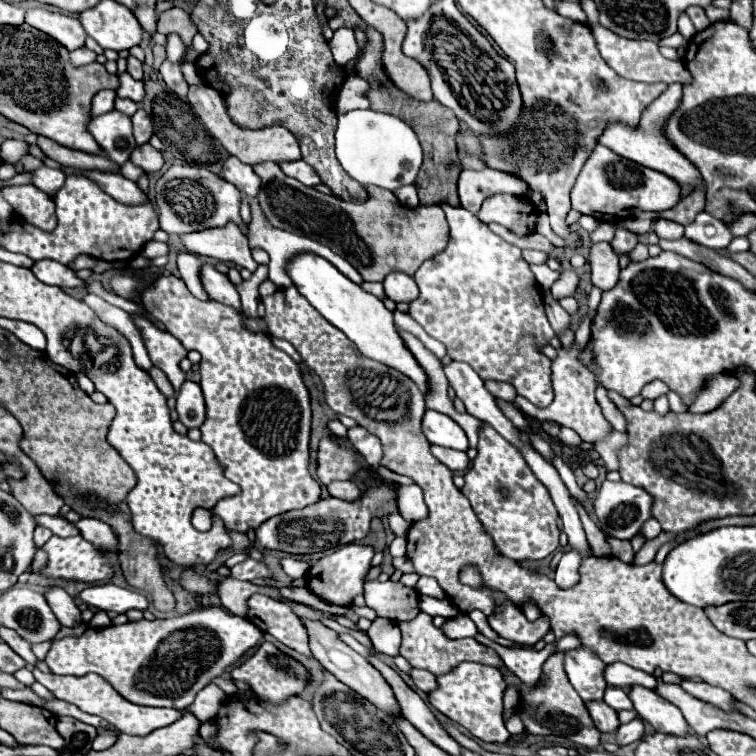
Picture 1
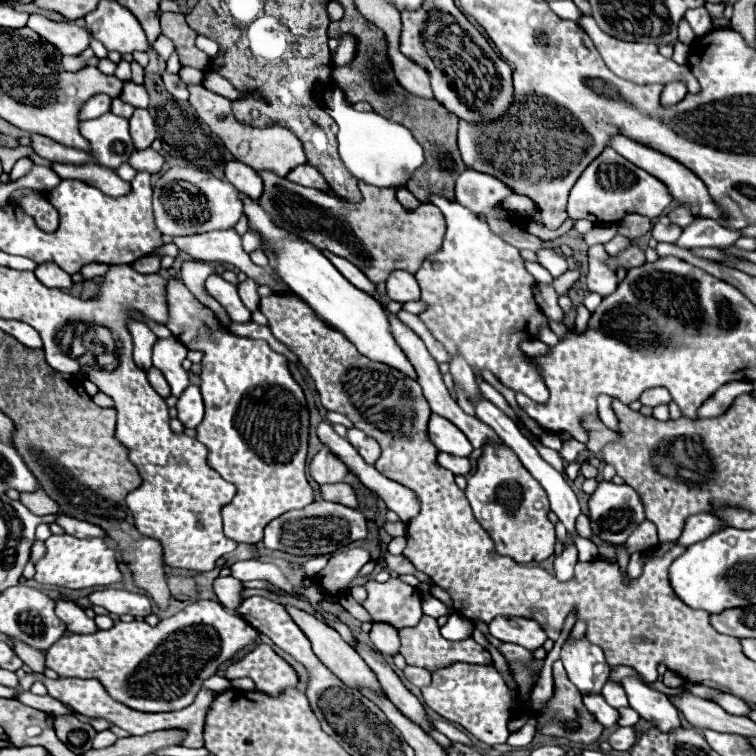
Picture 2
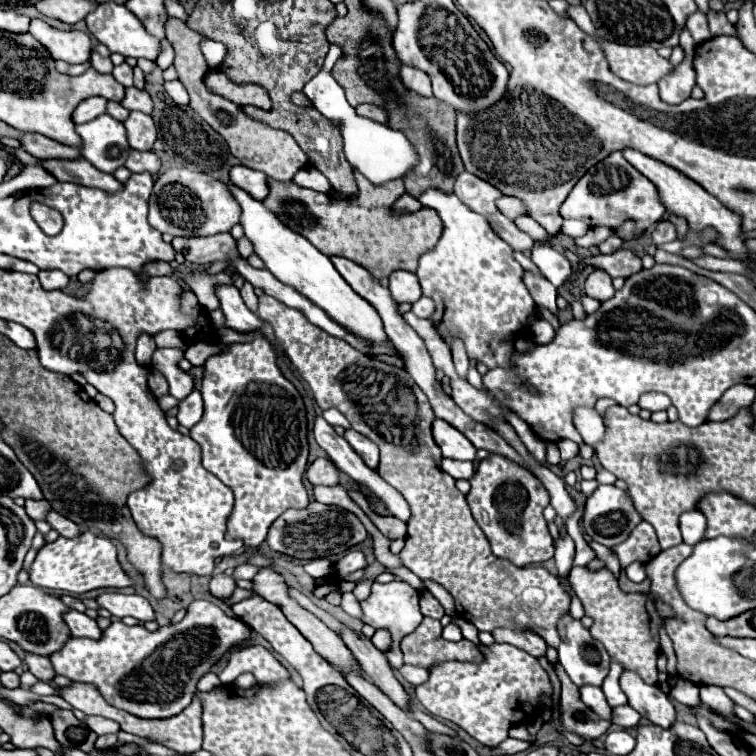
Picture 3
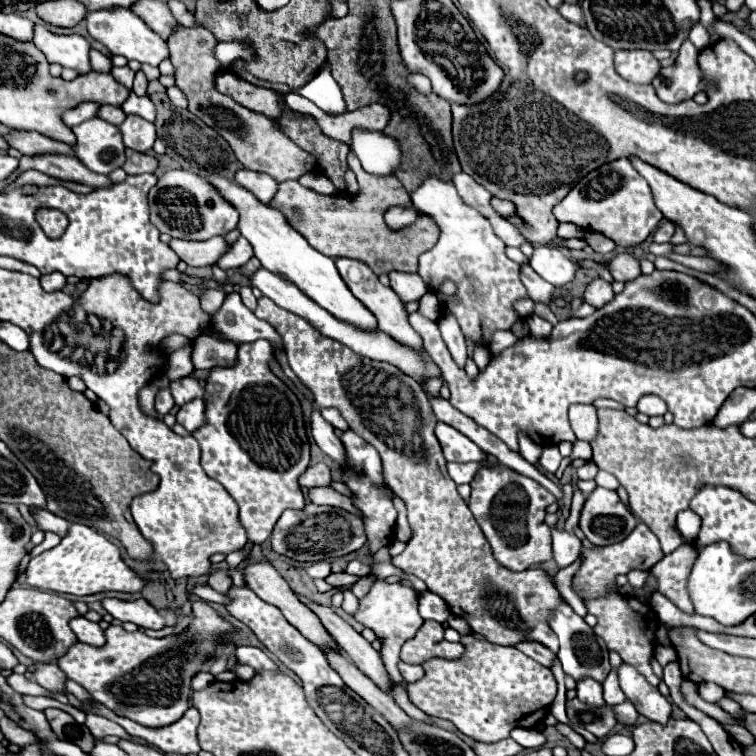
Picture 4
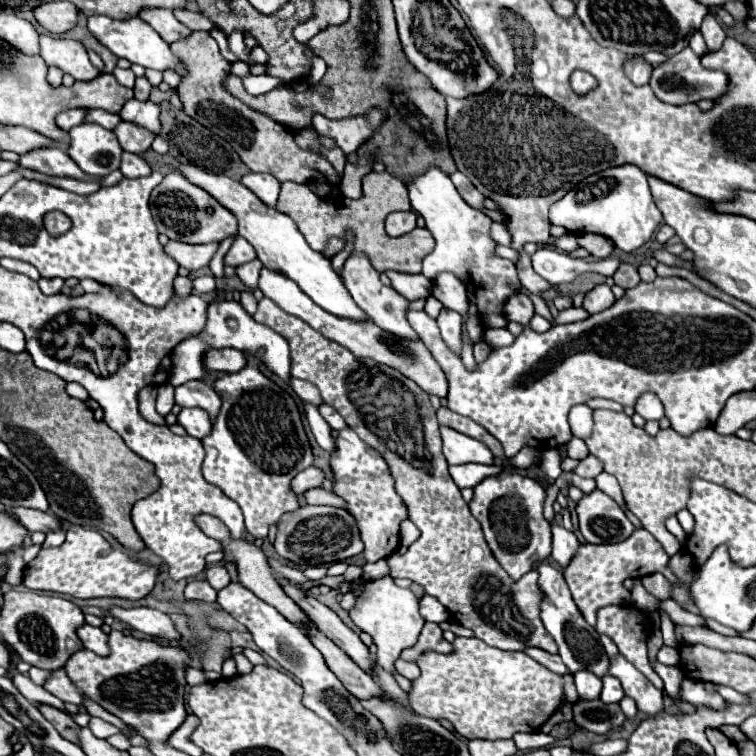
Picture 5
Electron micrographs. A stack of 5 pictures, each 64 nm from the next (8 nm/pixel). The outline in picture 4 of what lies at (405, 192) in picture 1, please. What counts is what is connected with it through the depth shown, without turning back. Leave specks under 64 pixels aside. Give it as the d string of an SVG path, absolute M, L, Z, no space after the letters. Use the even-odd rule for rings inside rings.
M392 206L388 212L386 212L386 224L392 228L392 230L398 230L398 228L404 228L408 224L412 224L416 220L418 212L414 206Z

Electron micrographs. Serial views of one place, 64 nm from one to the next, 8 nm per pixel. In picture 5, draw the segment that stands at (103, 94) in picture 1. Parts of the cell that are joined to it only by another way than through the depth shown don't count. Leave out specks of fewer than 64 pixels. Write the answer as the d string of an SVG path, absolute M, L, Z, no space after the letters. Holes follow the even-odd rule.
M76 108L76 110L64 110L56 116L56 124L60 124L60 128L70 130L72 126L78 126L84 122L84 116L88 114L88 108Z

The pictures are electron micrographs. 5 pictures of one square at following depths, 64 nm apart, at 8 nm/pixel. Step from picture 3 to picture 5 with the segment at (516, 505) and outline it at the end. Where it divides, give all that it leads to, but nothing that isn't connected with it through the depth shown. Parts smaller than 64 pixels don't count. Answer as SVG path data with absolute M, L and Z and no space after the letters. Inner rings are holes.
M500 472L496 476L488 476L474 488L470 512L480 522L494 558L514 580L530 572L534 564L542 564L550 558L552 540L550 524L542 514L544 500L546 490L536 480L518 472Z

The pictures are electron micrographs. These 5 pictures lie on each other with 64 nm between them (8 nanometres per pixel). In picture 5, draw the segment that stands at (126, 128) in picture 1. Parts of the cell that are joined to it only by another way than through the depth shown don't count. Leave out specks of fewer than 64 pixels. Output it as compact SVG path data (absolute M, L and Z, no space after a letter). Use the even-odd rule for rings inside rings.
M80 124L76 128L70 130L70 148L68 148L68 156L88 174L92 176L106 176L112 170L120 168L120 158L122 158L122 146L114 134L114 130L108 128L100 128L96 124Z

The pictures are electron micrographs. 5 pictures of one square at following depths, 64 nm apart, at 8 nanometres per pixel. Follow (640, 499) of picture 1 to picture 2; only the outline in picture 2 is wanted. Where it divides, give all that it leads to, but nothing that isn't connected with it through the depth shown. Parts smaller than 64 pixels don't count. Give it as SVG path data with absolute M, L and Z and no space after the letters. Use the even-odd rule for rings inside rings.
M600 482L596 492L592 494L590 502L590 520L592 530L598 538L608 540L612 544L624 544L628 536L644 522L644 506L640 502L640 494L628 484L614 484L614 482Z

